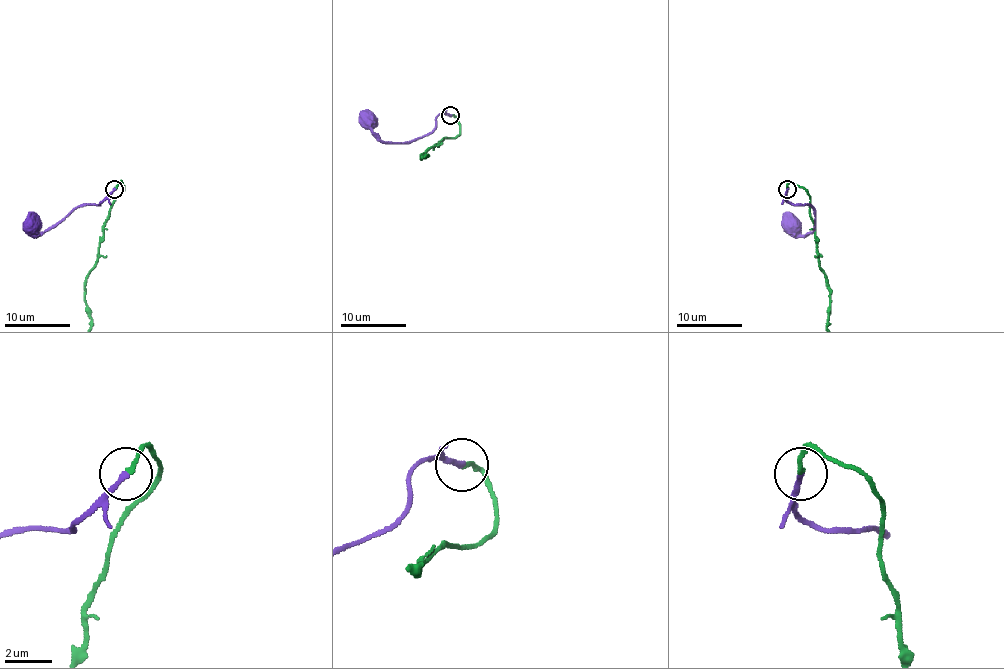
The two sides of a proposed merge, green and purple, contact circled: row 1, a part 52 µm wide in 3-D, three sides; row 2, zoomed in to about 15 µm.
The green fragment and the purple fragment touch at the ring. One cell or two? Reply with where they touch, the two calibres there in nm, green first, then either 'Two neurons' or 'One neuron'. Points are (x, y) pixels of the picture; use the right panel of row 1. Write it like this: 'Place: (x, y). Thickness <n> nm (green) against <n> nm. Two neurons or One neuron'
Place: (787, 189). Thickness 160 nm (green) against 220 nm. One neuron

